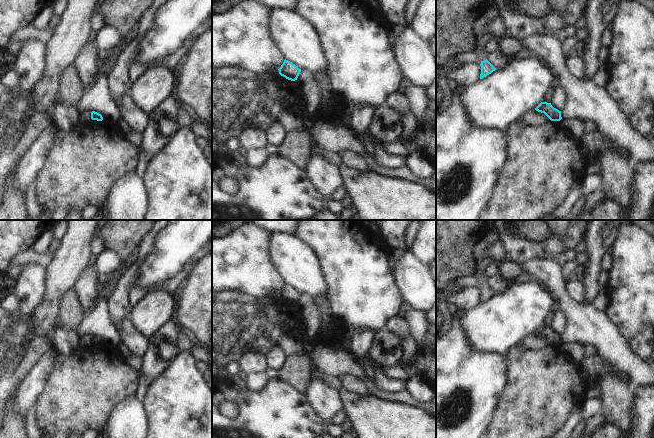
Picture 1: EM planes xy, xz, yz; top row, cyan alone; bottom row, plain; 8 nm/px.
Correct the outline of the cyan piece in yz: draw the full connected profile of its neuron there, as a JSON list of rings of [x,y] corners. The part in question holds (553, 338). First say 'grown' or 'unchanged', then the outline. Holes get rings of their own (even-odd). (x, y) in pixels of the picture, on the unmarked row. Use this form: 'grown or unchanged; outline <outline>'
unchanged; outline [[[541,326],[535,334],[544,337],[551,345],[560,345],[562,343],[561,335],[554,332],[551,327]]]

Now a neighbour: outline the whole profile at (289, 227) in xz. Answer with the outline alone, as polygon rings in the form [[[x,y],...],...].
[[[249,220],[255,226],[269,233],[295,235],[299,220]]]

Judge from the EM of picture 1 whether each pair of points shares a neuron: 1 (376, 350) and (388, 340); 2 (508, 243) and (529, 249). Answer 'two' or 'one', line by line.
1: one
2: one

